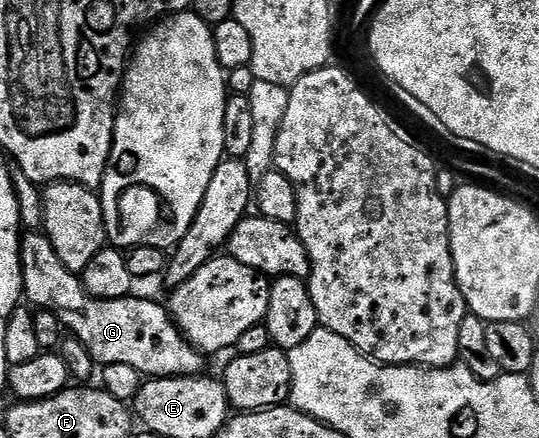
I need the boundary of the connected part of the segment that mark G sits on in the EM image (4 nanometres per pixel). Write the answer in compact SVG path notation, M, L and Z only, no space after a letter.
M26 232L21 239L21 270L23 271L23 297L38 310L56 313L62 326L87 347L91 359L101 367L111 363L127 363L146 378L195 377L202 372L206 358L196 349L173 321L164 304L144 301L138 295L98 301L85 290L81 278L67 271L55 255L55 247L44 232Z

